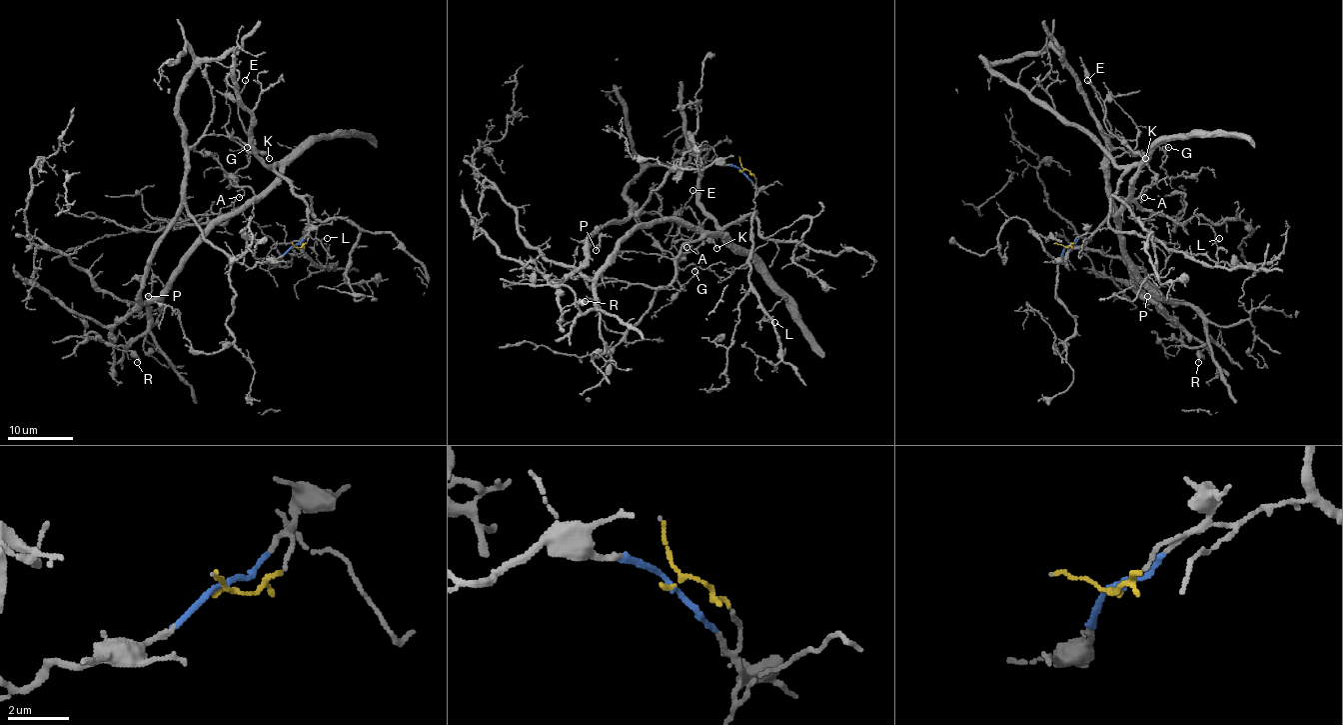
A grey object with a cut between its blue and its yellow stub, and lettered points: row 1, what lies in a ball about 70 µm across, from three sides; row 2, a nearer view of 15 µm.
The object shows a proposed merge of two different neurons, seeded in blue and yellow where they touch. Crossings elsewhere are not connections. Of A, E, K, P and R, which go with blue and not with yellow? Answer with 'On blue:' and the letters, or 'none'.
On blue: A, E, K, P, R

